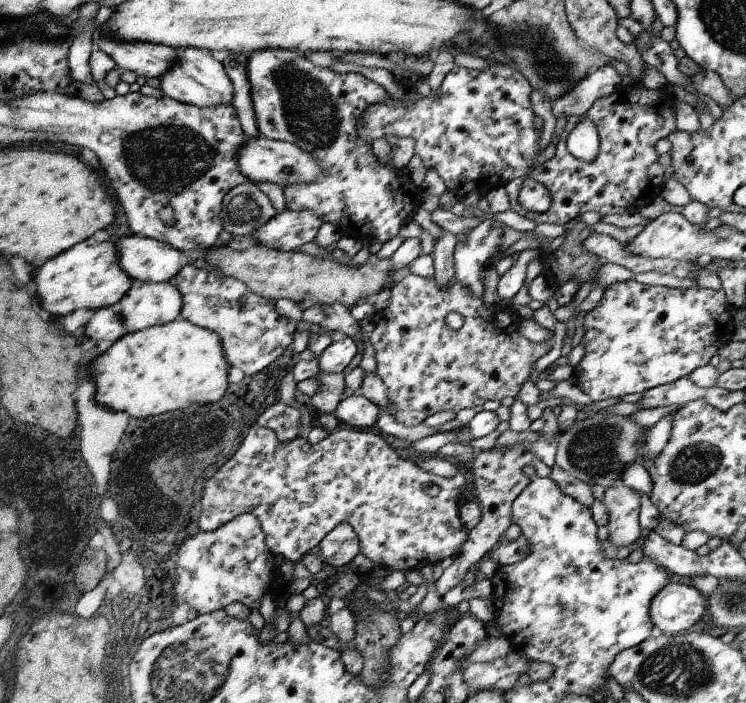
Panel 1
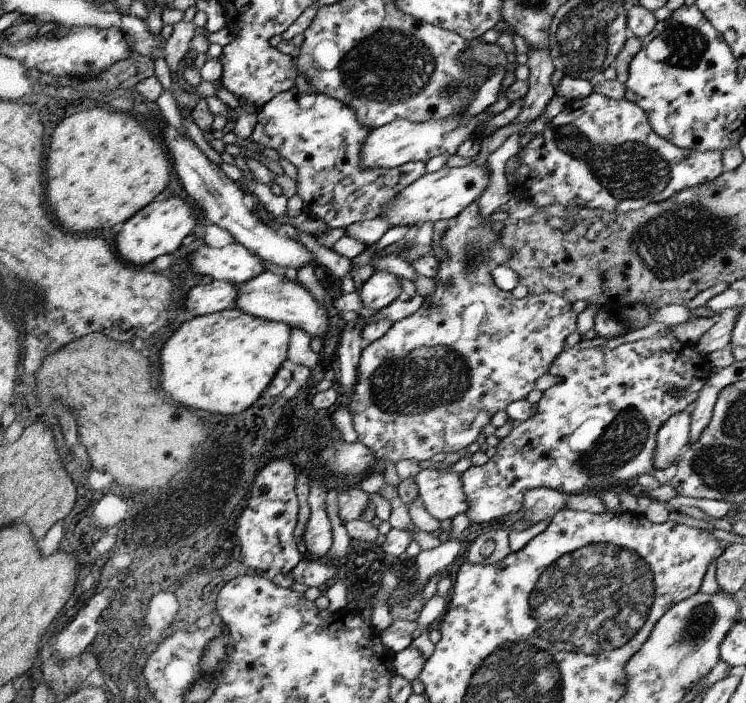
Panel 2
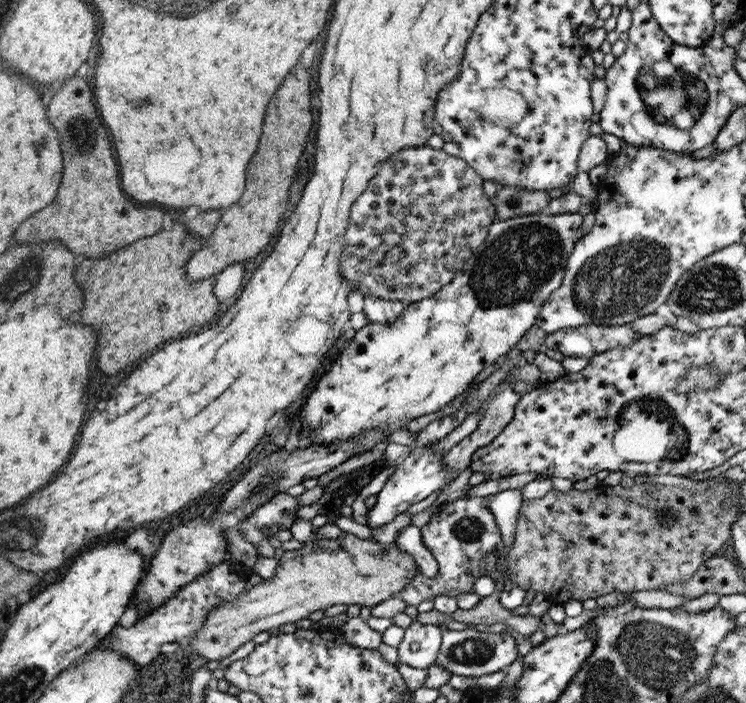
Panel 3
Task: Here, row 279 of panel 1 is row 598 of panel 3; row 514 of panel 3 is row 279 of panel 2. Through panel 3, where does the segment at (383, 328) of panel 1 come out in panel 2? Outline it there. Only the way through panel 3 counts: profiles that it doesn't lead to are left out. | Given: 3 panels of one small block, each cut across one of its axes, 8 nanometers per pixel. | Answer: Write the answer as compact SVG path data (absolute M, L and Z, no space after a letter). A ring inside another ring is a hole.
M471 202L442 235L441 247L448 258L439 261L439 267L433 278L436 284L434 293L424 298L422 306L414 314L393 323L390 330L387 330L382 338L376 339L372 344L367 344L362 350L357 366L357 379L352 387L352 396L350 396L347 407L352 415L353 427L358 435L358 441L364 446L368 446L377 459L389 458L395 464L404 459L415 459L422 462L422 460L430 460L442 452L450 453L466 448L476 441L482 429L488 426L496 412L504 411L511 402L526 399L528 393L534 389L536 379L549 372L554 359L566 349L566 338L576 331L578 313L572 309L572 304L569 301L556 293L528 294L523 299L516 299L512 295L512 291L505 292L499 289L492 276L492 271L496 266L485 257L485 251L493 243L498 242L499 232L492 228L490 218L482 218L478 203Z

